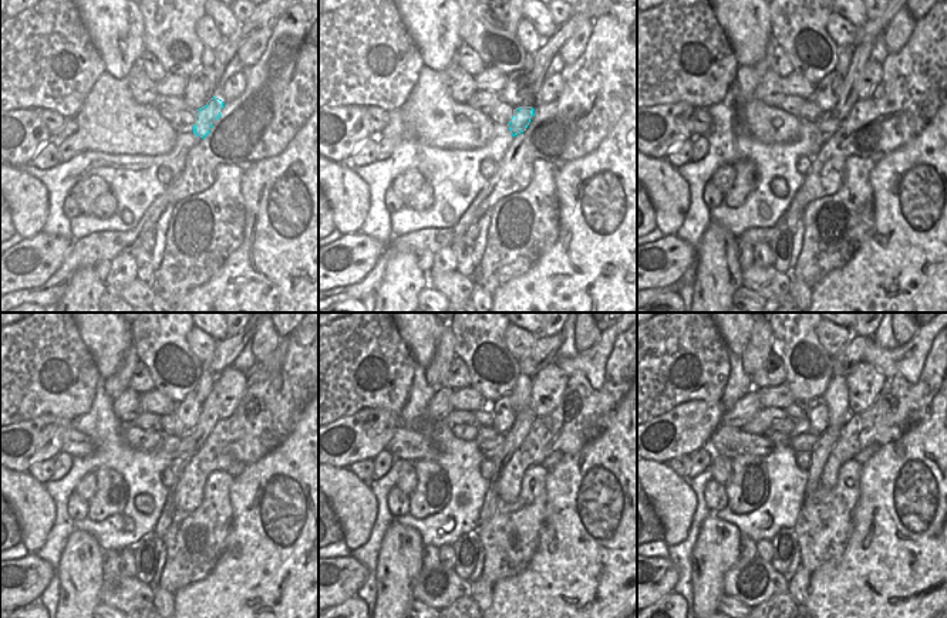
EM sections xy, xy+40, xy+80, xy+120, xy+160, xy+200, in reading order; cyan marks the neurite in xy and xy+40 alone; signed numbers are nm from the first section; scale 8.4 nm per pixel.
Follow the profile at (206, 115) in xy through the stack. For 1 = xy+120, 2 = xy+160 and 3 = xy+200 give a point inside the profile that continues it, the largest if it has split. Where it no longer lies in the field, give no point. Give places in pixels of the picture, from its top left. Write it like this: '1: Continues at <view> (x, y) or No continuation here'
1: Continues at xy+120 (178, 445)
2: Continues at xy+160 (488, 439)
3: Continues at xy+200 (730, 442)

